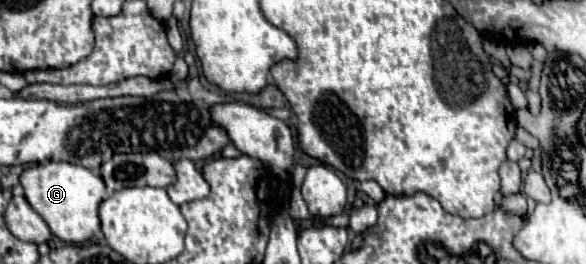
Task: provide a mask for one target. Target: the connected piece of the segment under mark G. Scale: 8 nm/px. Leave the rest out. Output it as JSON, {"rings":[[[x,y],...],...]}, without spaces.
{"rings":[[[43,162],[21,174],[21,186],[31,208],[47,222],[59,240],[81,244],[101,228],[97,208],[107,198],[107,188],[101,176],[91,170],[71,162]]]}

